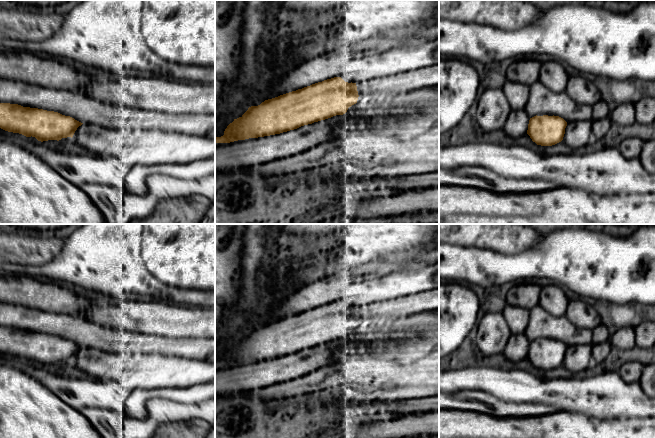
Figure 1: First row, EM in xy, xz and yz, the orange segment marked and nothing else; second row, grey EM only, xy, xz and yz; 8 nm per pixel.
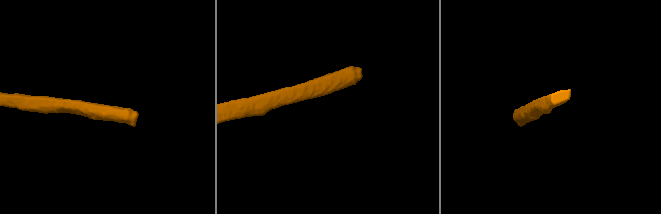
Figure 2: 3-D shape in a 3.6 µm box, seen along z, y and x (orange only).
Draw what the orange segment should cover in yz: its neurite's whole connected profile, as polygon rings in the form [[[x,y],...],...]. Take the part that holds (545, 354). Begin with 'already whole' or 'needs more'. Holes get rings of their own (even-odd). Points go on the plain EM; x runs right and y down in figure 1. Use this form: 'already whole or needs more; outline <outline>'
needs more; outline [[[554,339],[530,342],[527,358],[541,370],[552,370],[563,365],[571,373],[579,373],[593,365],[591,354],[584,354],[582,345],[567,347]]]

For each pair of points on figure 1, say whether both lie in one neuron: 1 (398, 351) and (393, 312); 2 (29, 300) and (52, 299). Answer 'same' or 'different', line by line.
1: different
2: same

